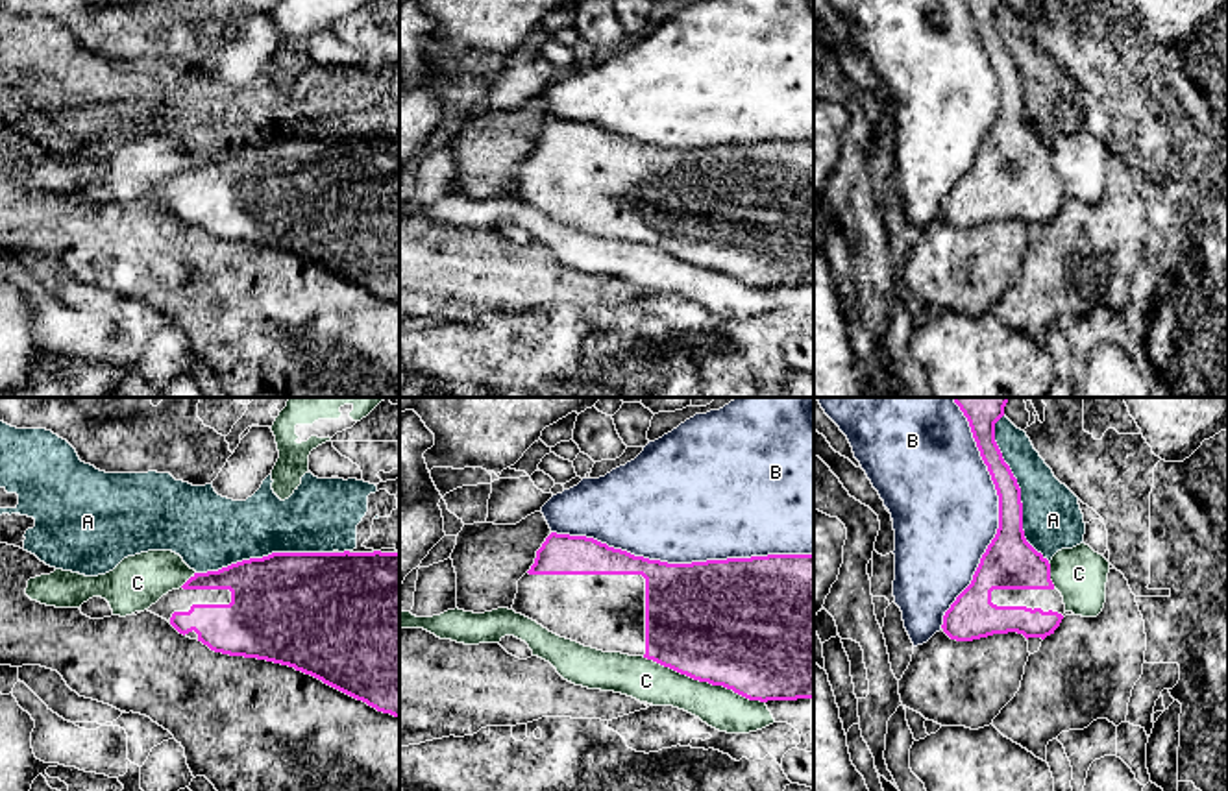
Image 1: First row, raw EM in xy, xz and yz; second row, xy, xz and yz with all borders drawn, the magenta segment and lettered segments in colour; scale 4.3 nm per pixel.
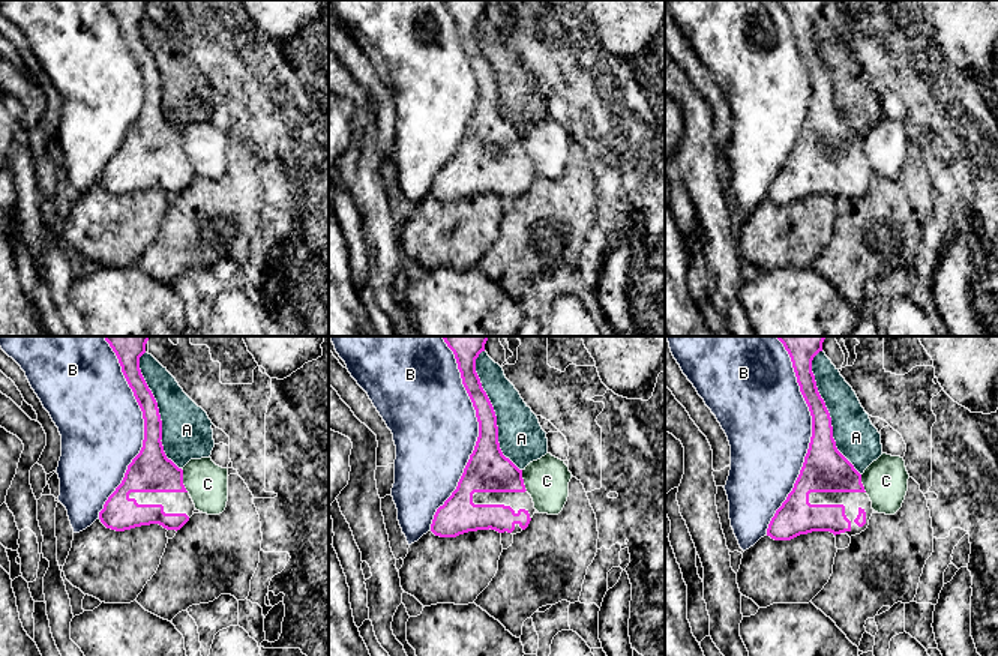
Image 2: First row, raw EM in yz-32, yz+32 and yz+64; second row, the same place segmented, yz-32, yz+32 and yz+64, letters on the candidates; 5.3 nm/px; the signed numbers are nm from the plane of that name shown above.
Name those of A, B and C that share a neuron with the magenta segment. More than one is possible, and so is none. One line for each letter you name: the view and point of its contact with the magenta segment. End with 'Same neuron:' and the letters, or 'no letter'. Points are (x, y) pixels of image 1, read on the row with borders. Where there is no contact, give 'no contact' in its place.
Same neuron: no letter

